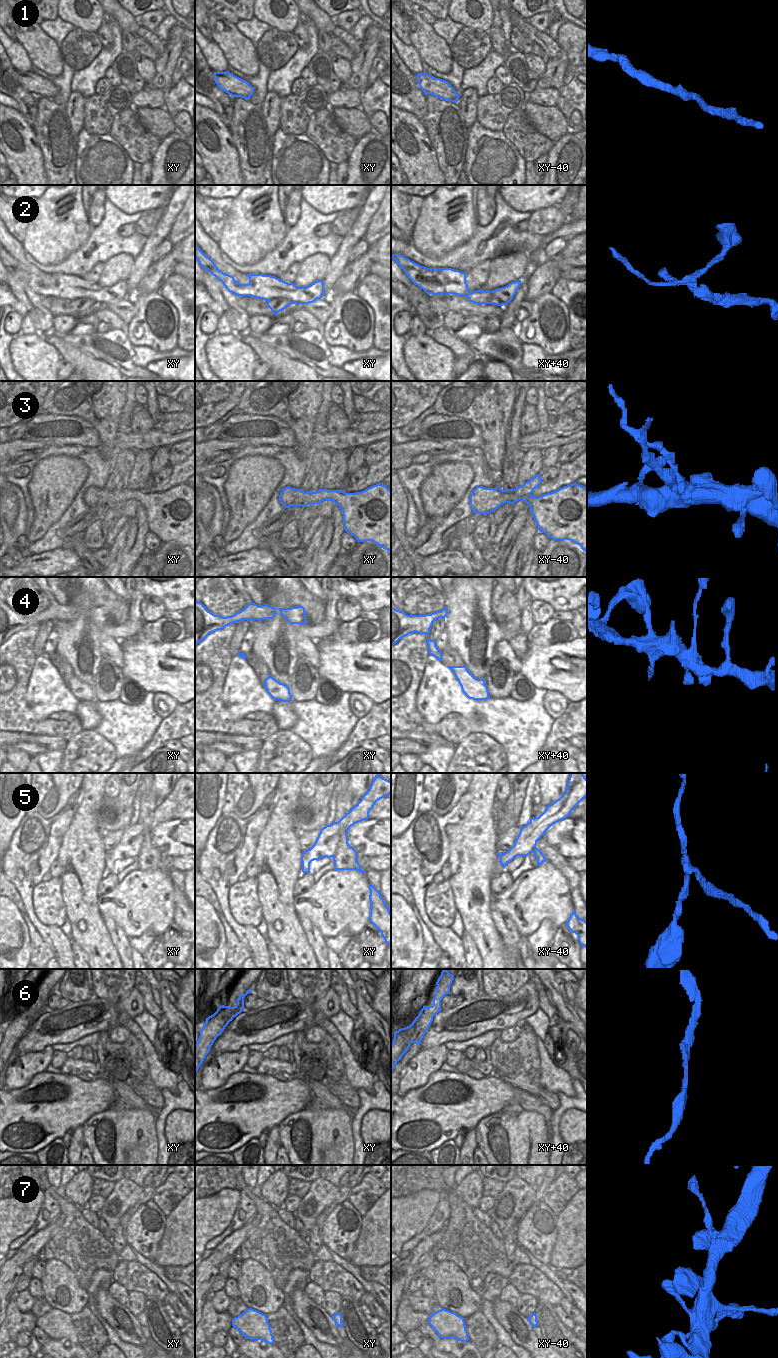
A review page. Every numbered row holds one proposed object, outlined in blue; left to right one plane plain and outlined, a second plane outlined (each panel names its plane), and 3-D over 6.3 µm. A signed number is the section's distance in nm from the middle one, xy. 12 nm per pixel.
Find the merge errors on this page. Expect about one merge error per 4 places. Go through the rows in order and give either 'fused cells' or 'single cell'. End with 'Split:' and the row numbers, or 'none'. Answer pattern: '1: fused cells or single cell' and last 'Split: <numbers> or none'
1: single cell
2: single cell
3: single cell
4: single cell
5: fused cells
6: fused cells
7: single cell
Split: 5, 6

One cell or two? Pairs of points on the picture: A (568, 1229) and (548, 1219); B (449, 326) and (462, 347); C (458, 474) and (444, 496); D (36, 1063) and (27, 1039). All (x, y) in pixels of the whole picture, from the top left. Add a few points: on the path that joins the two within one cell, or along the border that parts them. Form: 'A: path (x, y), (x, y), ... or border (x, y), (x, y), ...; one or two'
A: border (557, 1216), (556, 1242), (553, 1245); two
B: path (449, 332), (449, 336), (456, 343); one
C: path (453, 479), (444, 488), (444, 491); one
D: border (51, 1045), (19, 1056); two

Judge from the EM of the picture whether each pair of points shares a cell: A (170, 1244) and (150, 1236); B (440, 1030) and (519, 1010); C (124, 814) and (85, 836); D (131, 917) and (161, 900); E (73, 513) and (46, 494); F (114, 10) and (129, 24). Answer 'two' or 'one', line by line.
A: two
B: one
C: two
D: one
E: two
F: one

